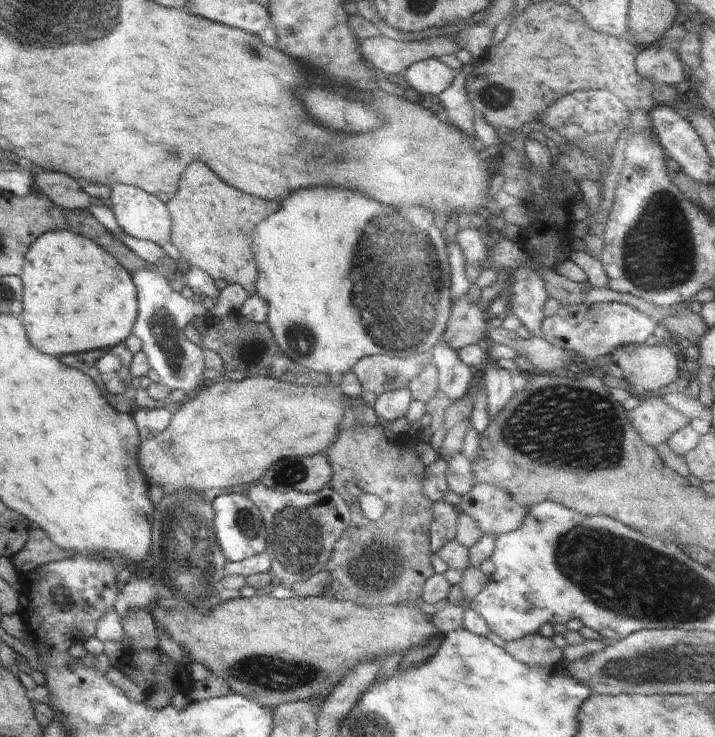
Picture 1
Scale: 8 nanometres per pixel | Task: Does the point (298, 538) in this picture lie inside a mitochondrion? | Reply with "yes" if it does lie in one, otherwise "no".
yes

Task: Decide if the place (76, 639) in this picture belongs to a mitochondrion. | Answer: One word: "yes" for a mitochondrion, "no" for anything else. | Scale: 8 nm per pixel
no

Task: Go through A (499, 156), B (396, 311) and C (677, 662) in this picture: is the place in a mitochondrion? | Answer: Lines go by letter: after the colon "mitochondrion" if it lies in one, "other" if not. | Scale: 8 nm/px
A: other
B: mitochondrion
C: mitochondrion

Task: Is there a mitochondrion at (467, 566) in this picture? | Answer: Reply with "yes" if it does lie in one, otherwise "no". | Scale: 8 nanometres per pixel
no

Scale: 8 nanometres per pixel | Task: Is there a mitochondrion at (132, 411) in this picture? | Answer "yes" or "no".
no

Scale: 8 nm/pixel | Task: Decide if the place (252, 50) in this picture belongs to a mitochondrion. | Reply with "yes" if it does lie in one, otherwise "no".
yes

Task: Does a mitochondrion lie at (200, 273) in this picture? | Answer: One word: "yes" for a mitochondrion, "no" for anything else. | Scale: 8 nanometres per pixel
no

